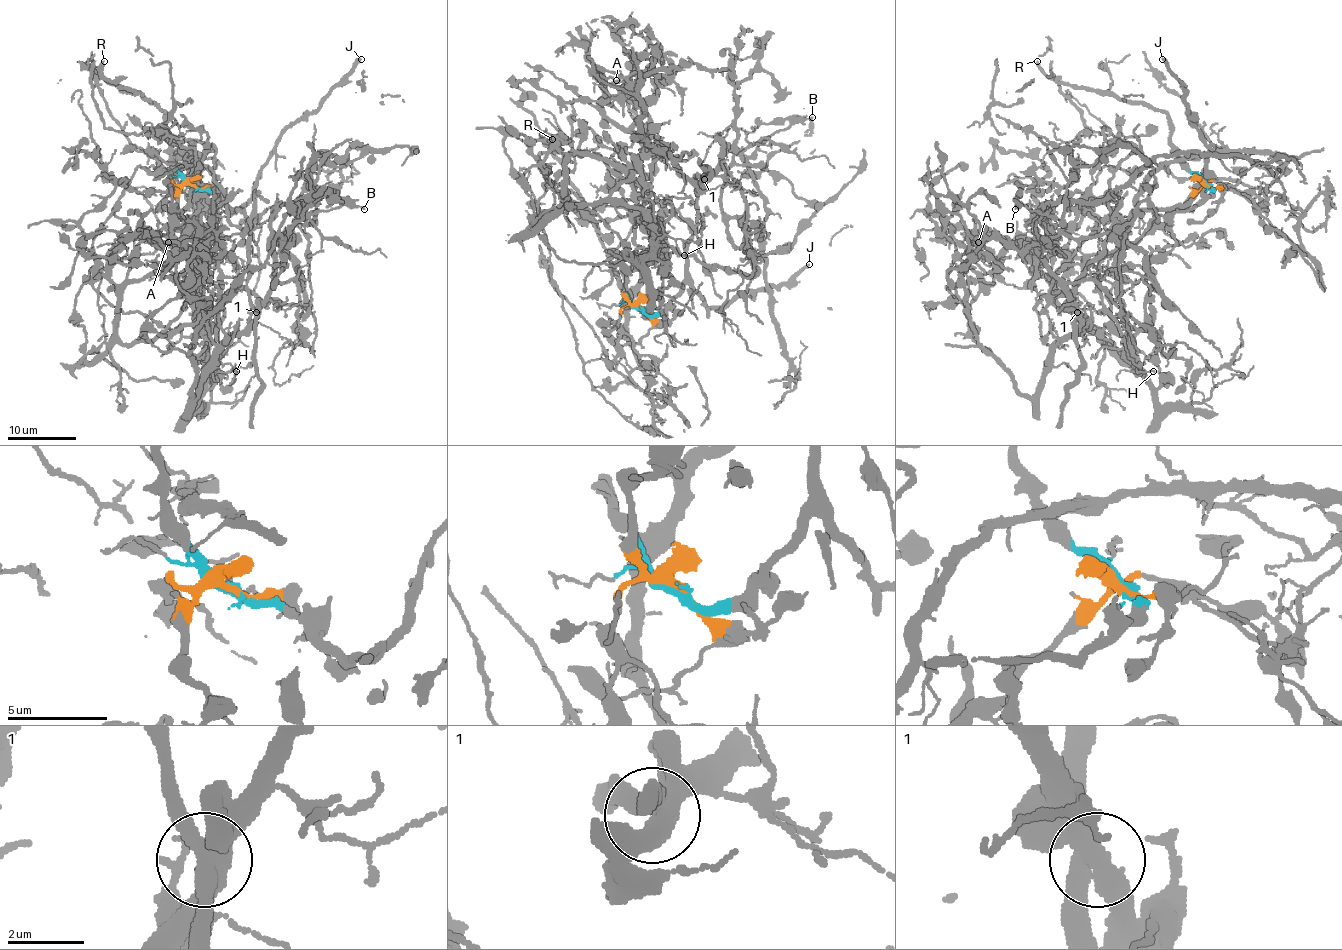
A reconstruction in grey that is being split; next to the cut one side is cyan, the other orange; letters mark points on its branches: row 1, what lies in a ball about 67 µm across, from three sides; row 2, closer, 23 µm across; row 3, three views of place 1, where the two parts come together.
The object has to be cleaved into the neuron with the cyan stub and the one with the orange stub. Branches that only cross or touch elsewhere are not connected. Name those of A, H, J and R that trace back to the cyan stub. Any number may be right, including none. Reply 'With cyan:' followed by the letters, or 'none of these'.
With cyan: J, R

